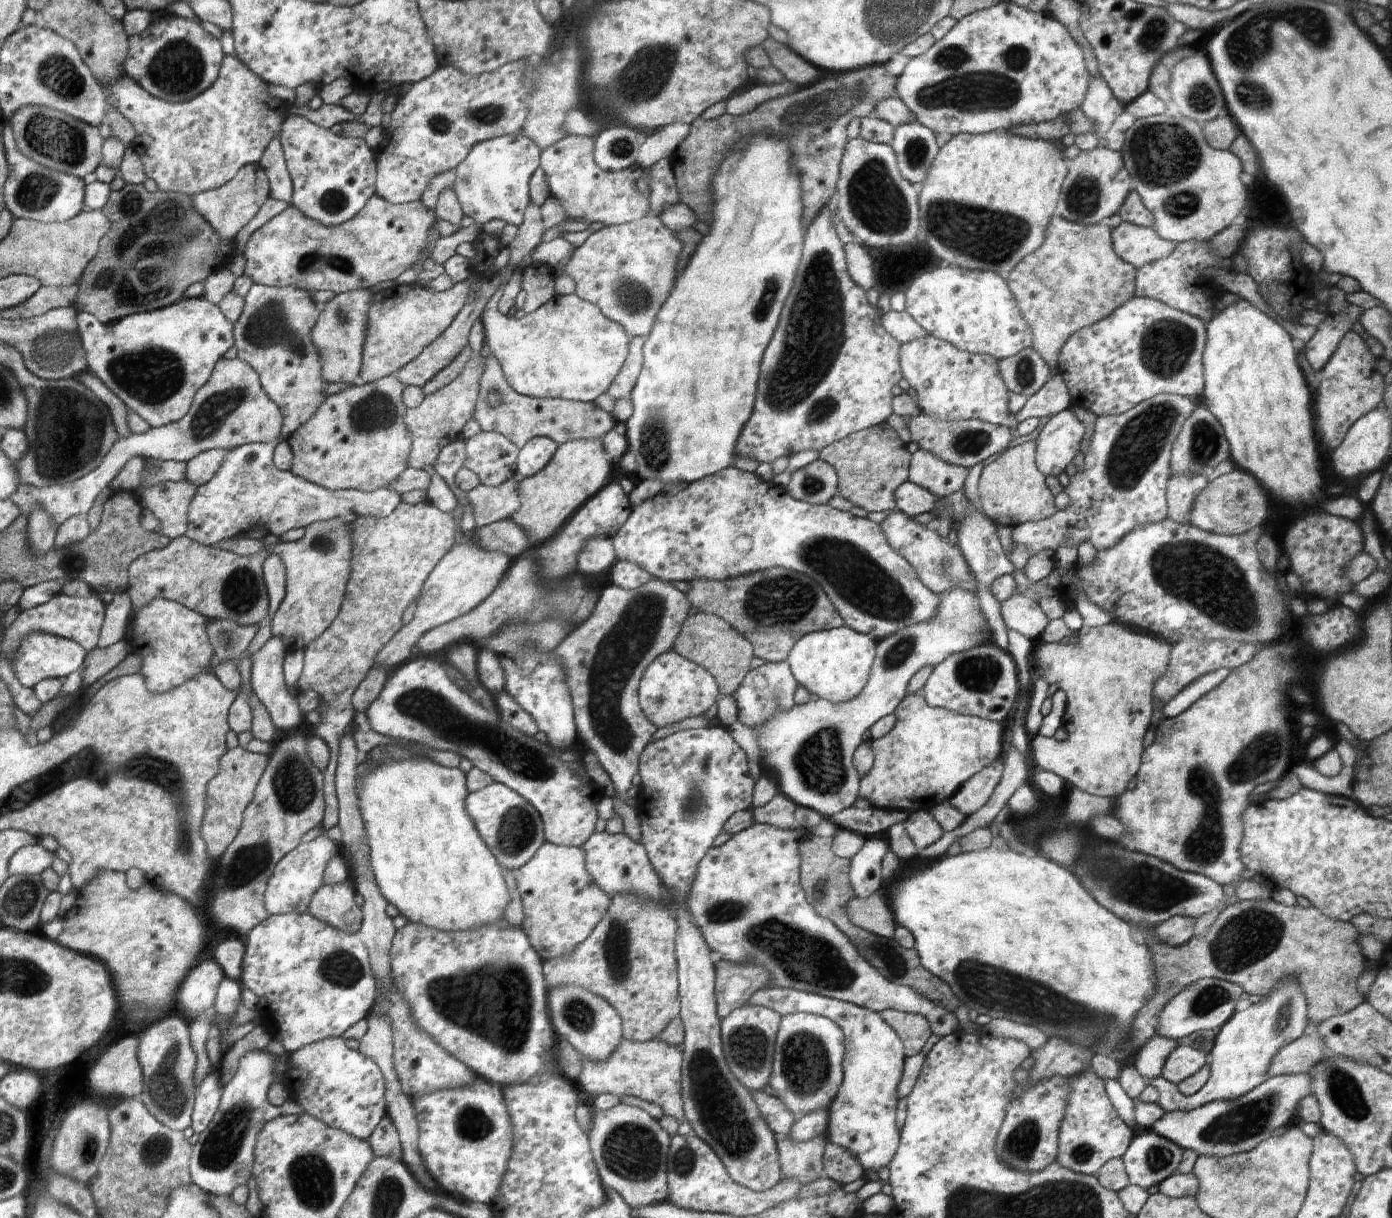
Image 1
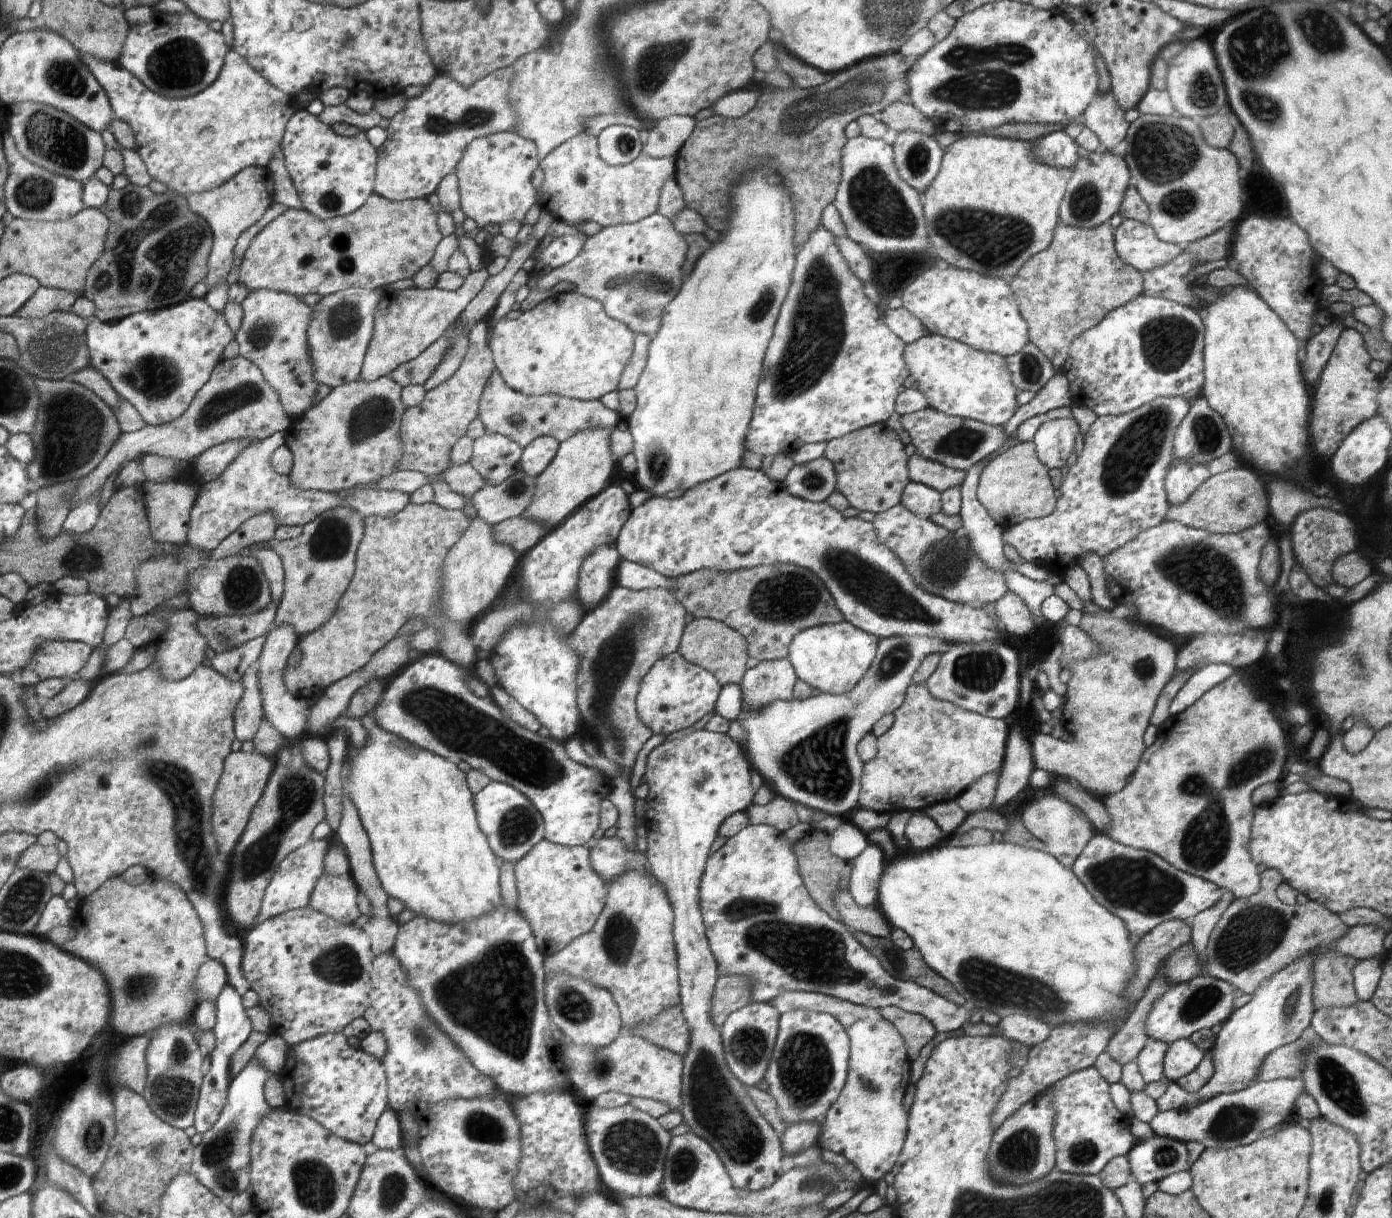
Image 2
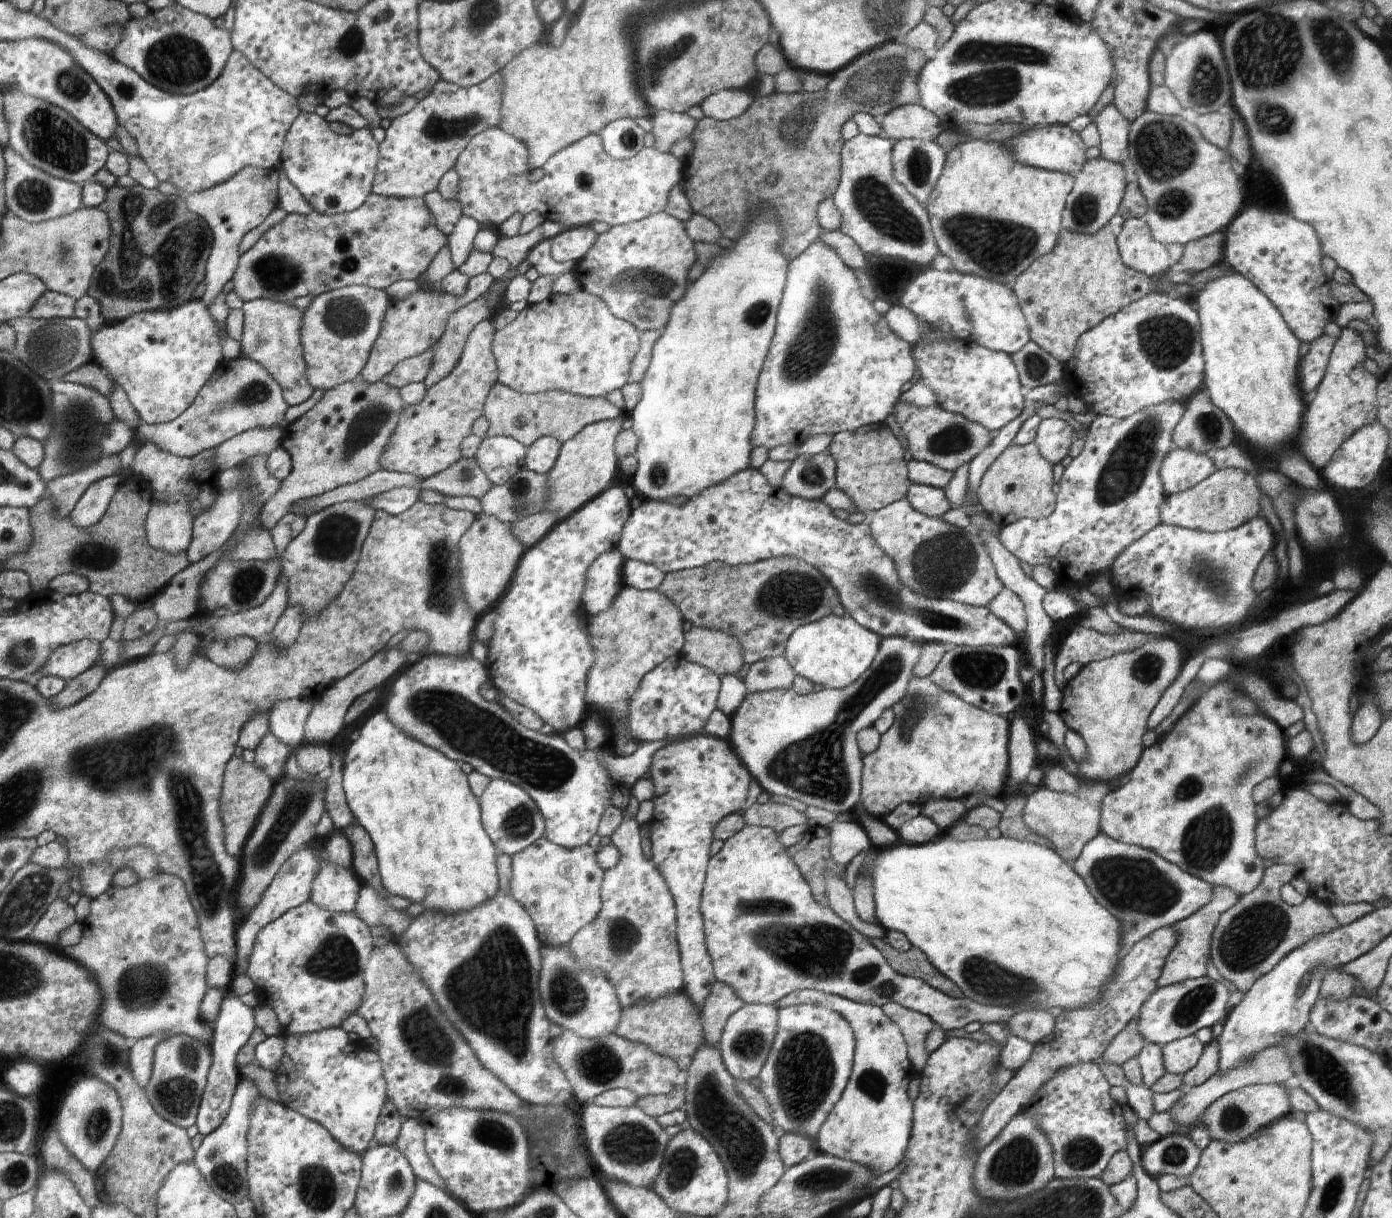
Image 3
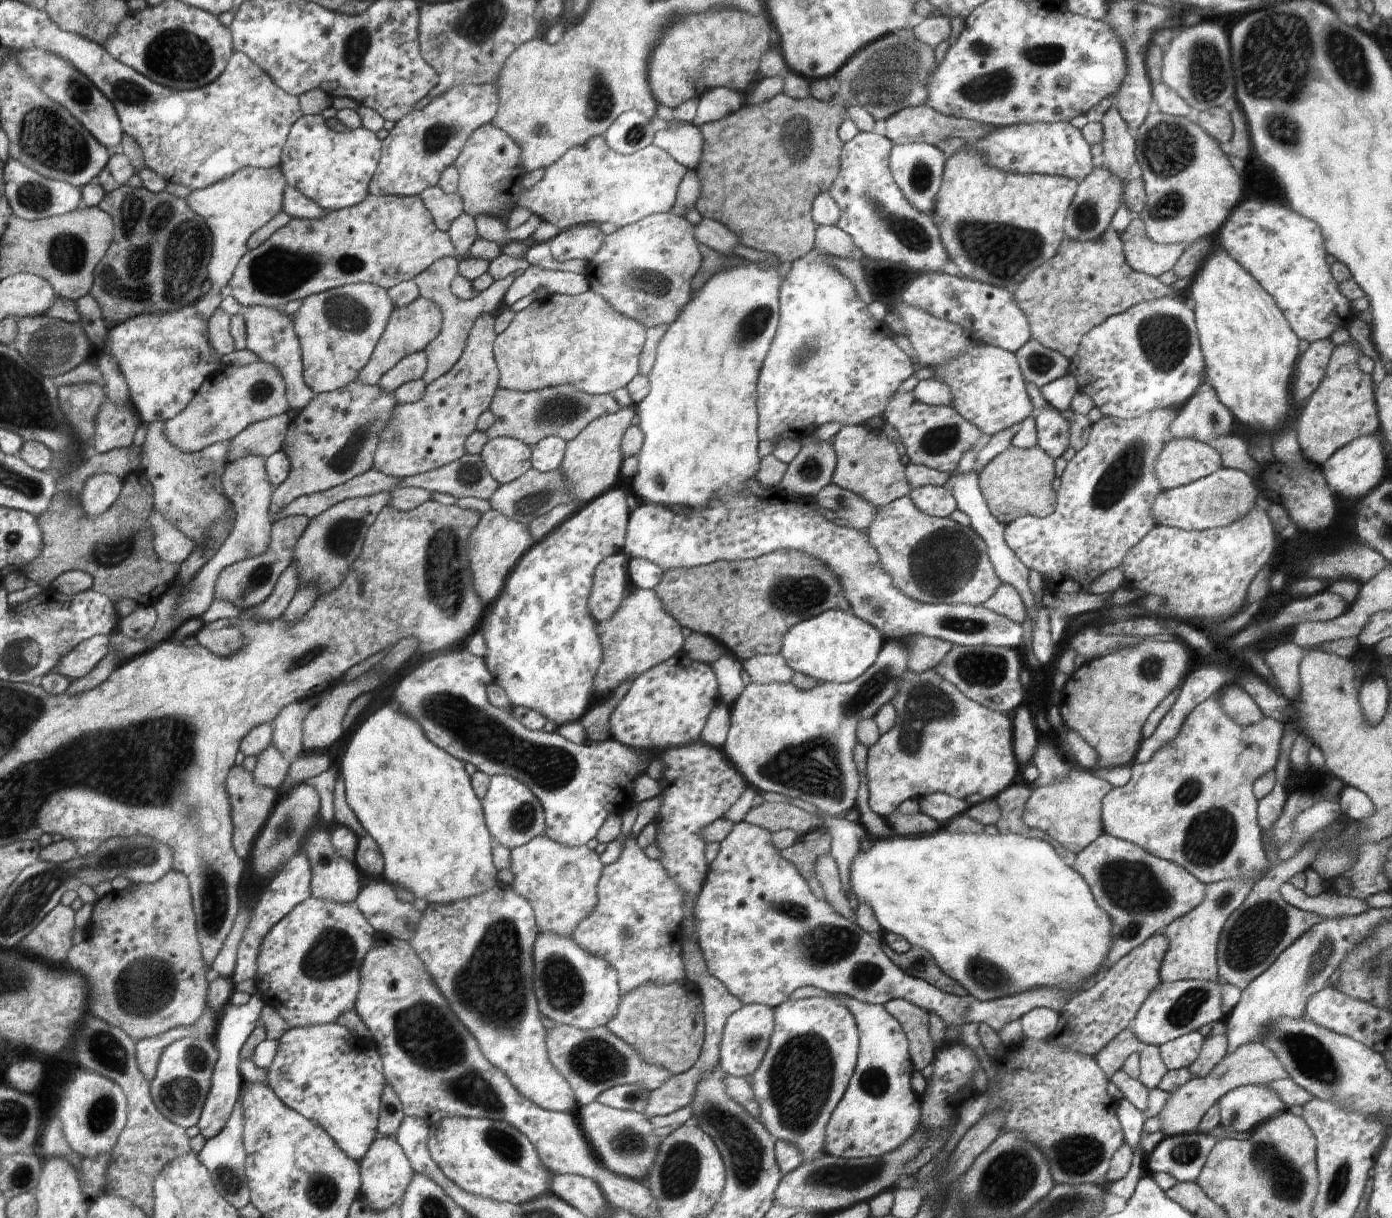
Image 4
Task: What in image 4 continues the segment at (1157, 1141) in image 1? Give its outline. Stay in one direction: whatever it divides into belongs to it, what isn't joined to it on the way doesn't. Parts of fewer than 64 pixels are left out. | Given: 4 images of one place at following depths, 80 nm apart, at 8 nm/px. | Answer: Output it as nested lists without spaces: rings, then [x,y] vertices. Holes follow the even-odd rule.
[[[1192,1132],[1186,1135],[1165,1136],[1161,1144],[1151,1154],[1148,1168],[1151,1173],[1170,1174],[1177,1182],[1195,1181],[1200,1176],[1208,1160],[1209,1152],[1222,1138],[1240,1139],[1240,1132],[1222,1132],[1211,1134]]]

